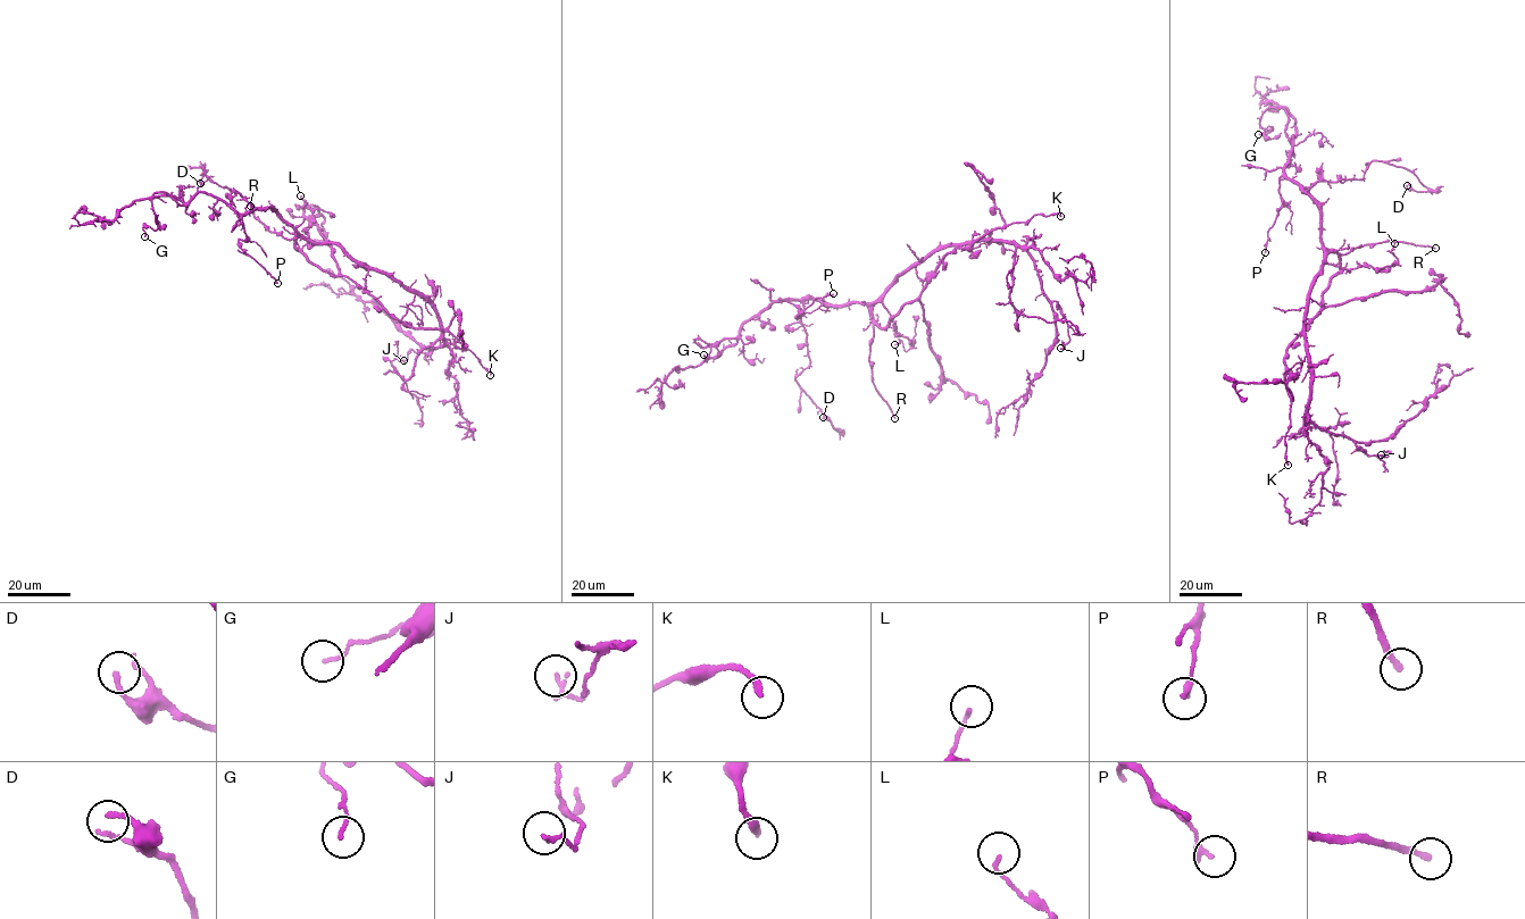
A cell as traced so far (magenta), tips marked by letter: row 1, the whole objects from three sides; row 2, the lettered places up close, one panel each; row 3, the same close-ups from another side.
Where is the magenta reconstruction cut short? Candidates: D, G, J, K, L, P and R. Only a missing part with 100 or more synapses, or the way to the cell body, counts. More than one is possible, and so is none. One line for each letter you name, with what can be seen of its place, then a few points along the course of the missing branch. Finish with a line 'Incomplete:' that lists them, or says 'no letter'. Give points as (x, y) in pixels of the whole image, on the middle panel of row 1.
R: at (894, 418)
Incomplete: R

